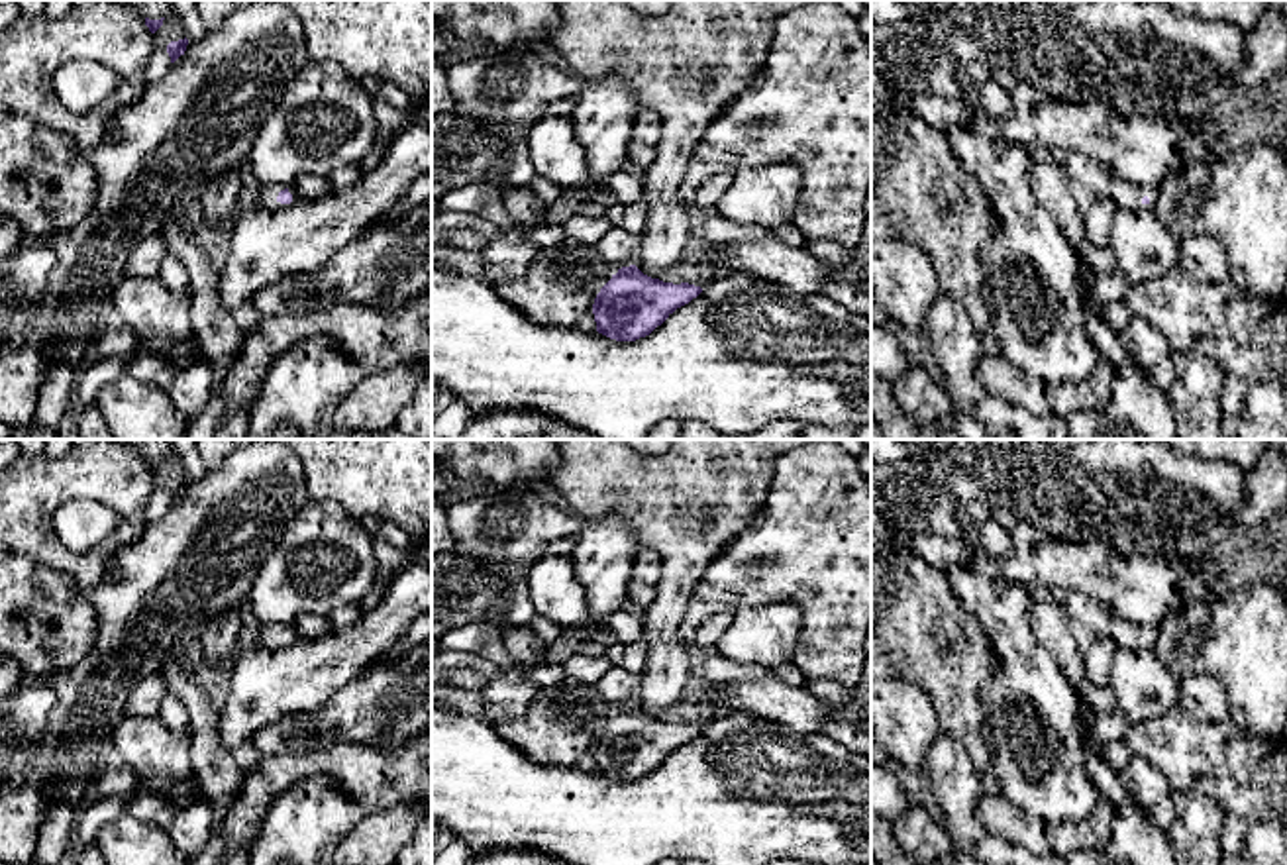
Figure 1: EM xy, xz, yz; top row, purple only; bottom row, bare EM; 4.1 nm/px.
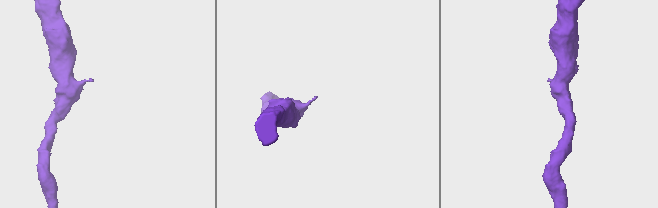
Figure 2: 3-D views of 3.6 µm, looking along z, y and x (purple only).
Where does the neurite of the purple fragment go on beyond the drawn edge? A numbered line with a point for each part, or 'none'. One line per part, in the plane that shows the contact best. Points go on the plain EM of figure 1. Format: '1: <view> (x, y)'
1: xy (267, 632)

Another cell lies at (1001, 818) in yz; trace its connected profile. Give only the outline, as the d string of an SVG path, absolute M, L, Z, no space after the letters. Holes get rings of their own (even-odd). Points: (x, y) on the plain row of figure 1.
M1001 792L983 794L977 804L979 824L993 836L1044 857L1067 859L1079 849L1103 849L1112 838L1116 808L1101 798L1083 824L1052 824L1026 814Z

